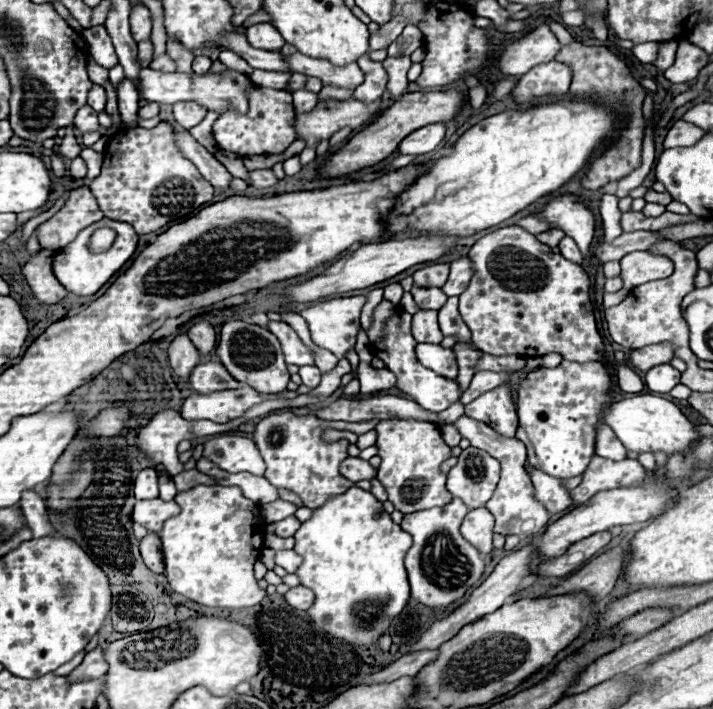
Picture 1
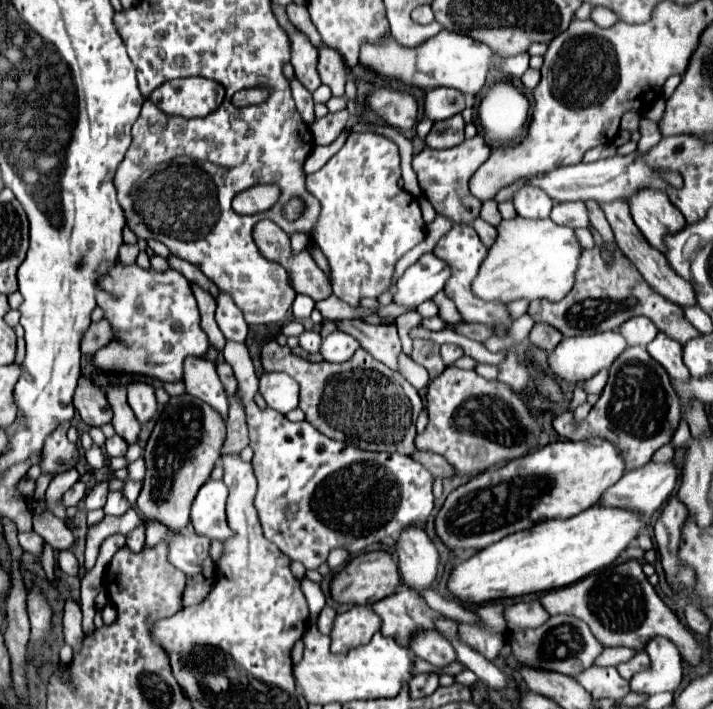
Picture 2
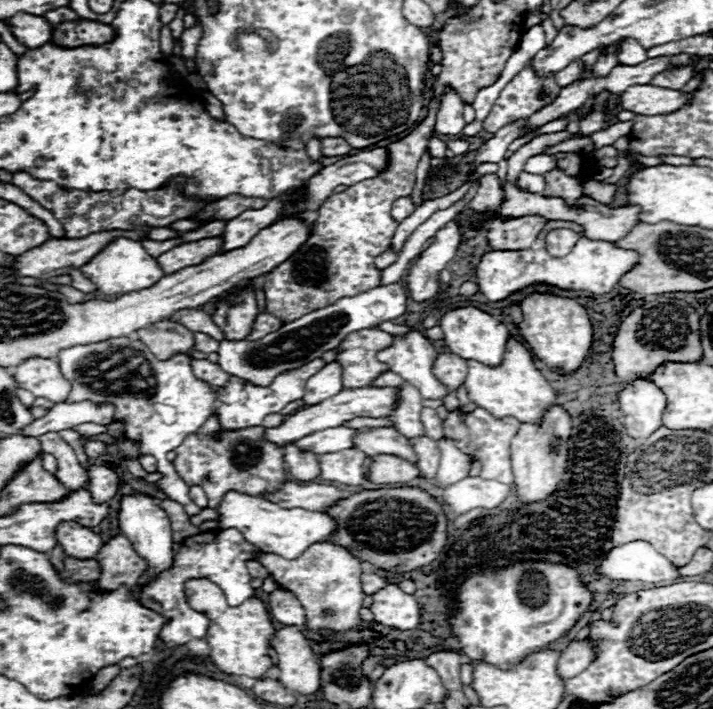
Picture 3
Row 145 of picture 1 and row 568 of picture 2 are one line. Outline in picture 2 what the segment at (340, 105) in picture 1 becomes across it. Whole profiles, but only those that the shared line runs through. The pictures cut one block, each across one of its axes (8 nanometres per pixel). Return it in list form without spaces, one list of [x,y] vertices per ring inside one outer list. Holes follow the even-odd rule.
[[[228,340],[222,352],[228,364],[232,364],[234,374],[238,378],[238,392],[242,396],[250,428],[250,446],[254,450],[252,466],[258,478],[254,506],[258,510],[264,536],[274,542],[282,554],[286,554],[294,562],[302,562],[306,570],[318,570],[318,566],[326,562],[330,550],[334,548],[344,548],[348,554],[356,554],[376,542],[382,542],[388,536],[400,534],[404,528],[416,522],[428,520],[434,508],[434,476],[420,462],[404,454],[358,450],[354,446],[346,446],[326,438],[308,422],[290,422],[284,414],[272,408],[260,410],[254,402],[254,394],[258,390],[258,376],[254,374],[246,344]]]

